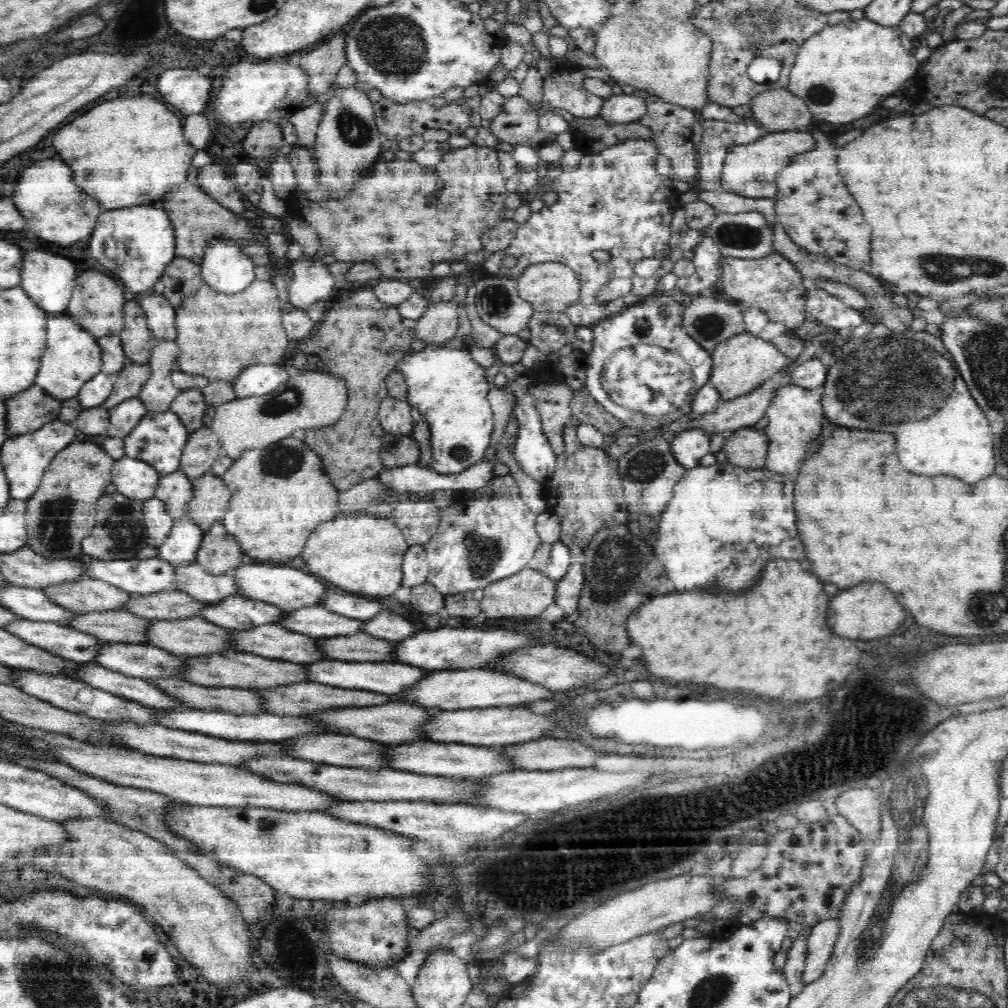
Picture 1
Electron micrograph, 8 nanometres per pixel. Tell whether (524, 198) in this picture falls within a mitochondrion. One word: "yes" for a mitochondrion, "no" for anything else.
no

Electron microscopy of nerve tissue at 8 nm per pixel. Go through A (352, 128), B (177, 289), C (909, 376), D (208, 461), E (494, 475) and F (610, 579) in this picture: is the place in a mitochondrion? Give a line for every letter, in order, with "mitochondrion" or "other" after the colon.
A: mitochondrion
B: mitochondrion
C: mitochondrion
D: other
E: other
F: mitochondrion

